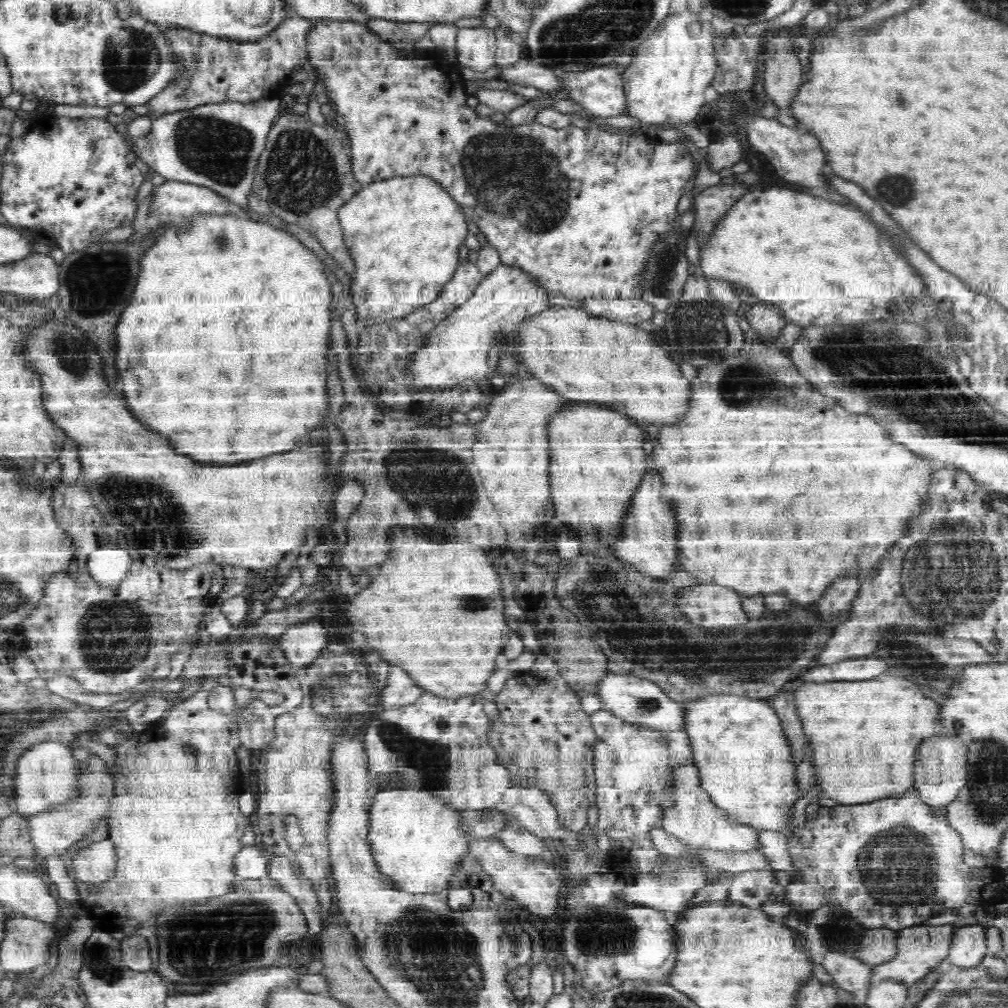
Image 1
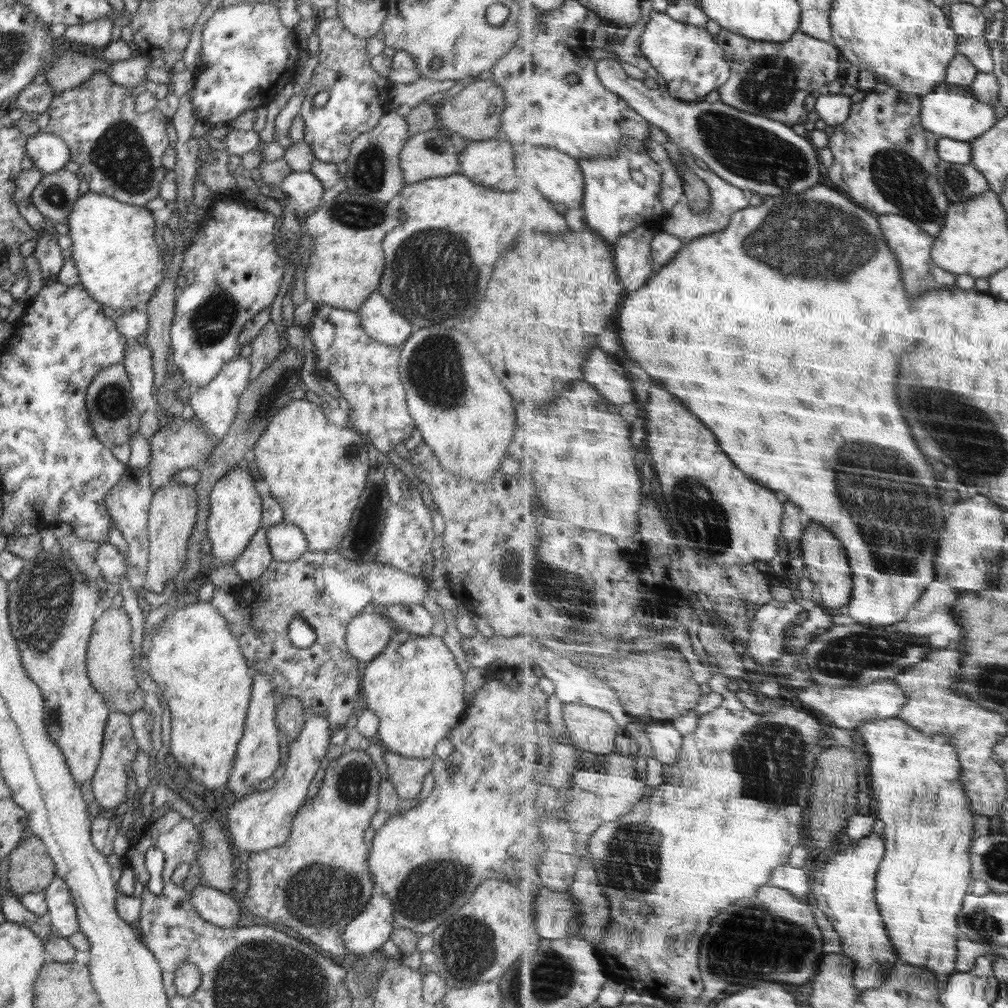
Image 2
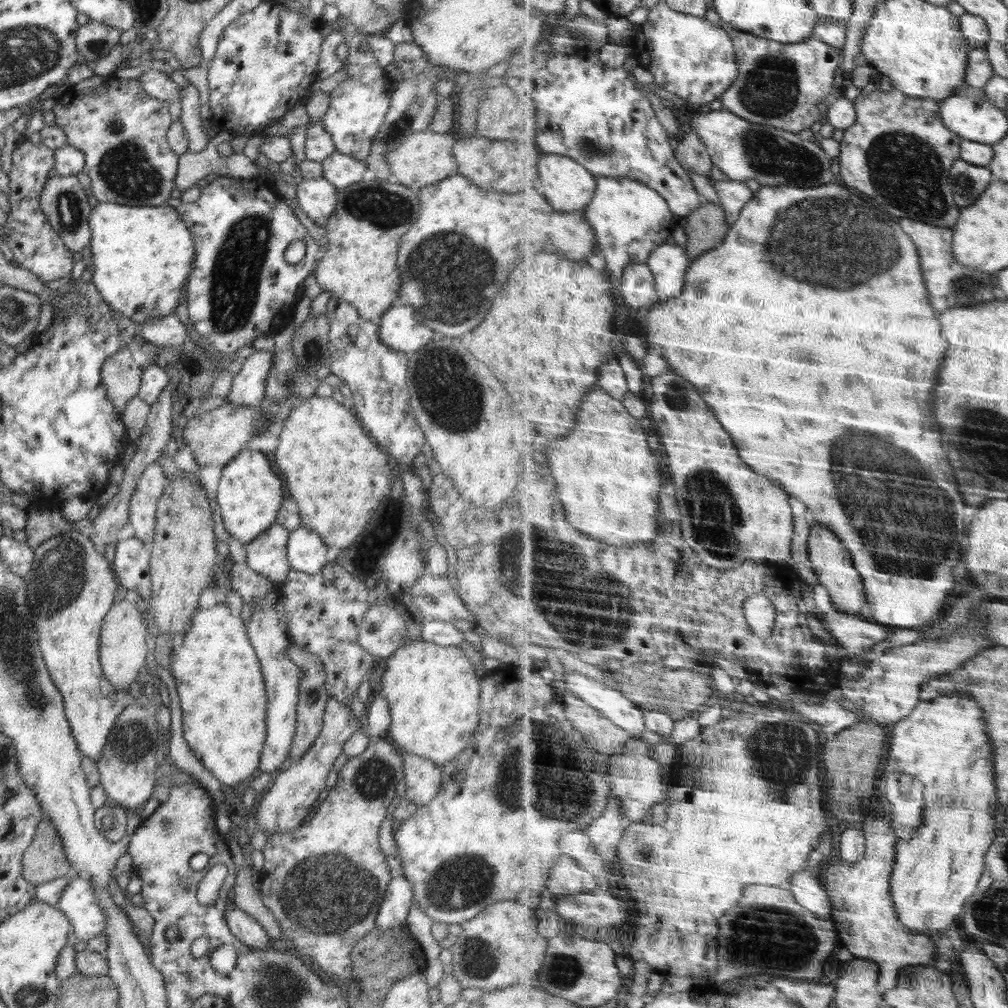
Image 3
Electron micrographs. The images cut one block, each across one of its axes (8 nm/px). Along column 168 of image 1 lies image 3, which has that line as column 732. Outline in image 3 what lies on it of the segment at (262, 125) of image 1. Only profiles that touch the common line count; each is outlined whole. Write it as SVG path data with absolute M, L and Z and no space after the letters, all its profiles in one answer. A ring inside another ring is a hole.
M725 108L697 112L691 120L691 126L706 143L714 164L730 179L740 182L756 180L762 186L803 187L822 186L839 181L838 176L832 172L831 156L820 145L819 140L802 140L800 134L749 121Z

